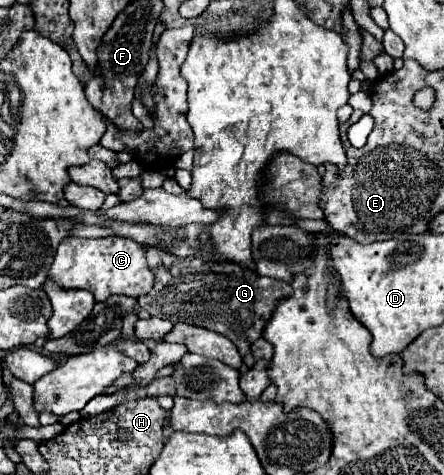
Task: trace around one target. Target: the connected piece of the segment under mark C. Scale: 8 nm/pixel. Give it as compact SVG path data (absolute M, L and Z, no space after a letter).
M68 236L60 242L54 262L48 270L62 288L86 288L94 294L98 302L104 302L112 294L142 296L152 288L154 274L146 262L146 250L142 244L122 236L108 238L76 238Z

